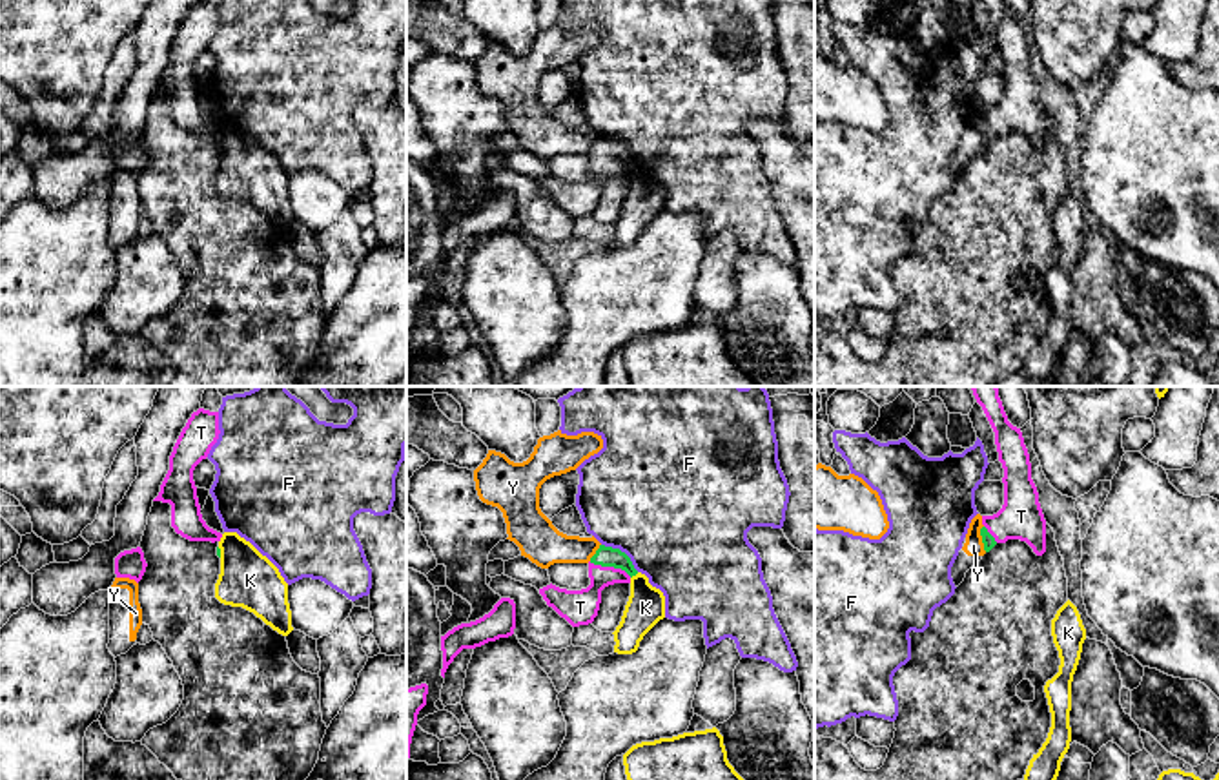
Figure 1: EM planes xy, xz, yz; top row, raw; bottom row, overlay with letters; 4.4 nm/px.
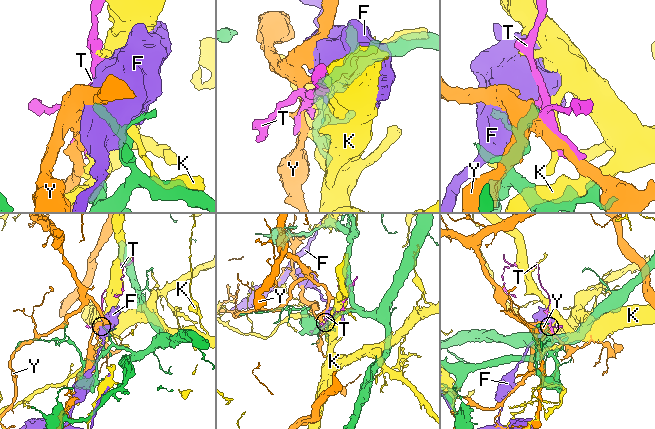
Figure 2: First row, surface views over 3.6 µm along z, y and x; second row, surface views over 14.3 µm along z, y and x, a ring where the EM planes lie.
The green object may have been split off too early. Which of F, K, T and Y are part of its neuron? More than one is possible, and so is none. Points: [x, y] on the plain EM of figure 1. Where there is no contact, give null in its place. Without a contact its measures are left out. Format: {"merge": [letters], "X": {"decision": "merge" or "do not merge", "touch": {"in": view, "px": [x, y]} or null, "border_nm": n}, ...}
{"merge": ["T"], "F": {"decision": "do not merge", "touch": {"in": "xz", "px": [620, 143]}, "border_nm": 200}, "K": {"decision": "do not merge", "touch": {"in": "xz", "px": [635, 166]}, "border_nm": 50}, "T": {"decision": "merge", "touch": {"in": "xz", "px": [611, 157]}, "border_nm": 200}, "Y": {"decision": "do not merge", "touch": {"in": "yz", "px": [983, 130]}, "border_nm": 120}}

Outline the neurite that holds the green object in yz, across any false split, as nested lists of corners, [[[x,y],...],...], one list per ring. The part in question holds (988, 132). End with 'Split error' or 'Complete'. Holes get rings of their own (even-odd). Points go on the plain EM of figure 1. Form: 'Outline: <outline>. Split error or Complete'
Outline: [[[982,0],[993,24],[999,53],[1004,60],[1004,97],[993,108],[982,108],[982,135],[989,144],[1008,131],[1026,133],[1037,148],[1046,144],[1046,111],[1031,71],[1029,46],[1020,20],[1008,13],[1004,0]]]. Split error

